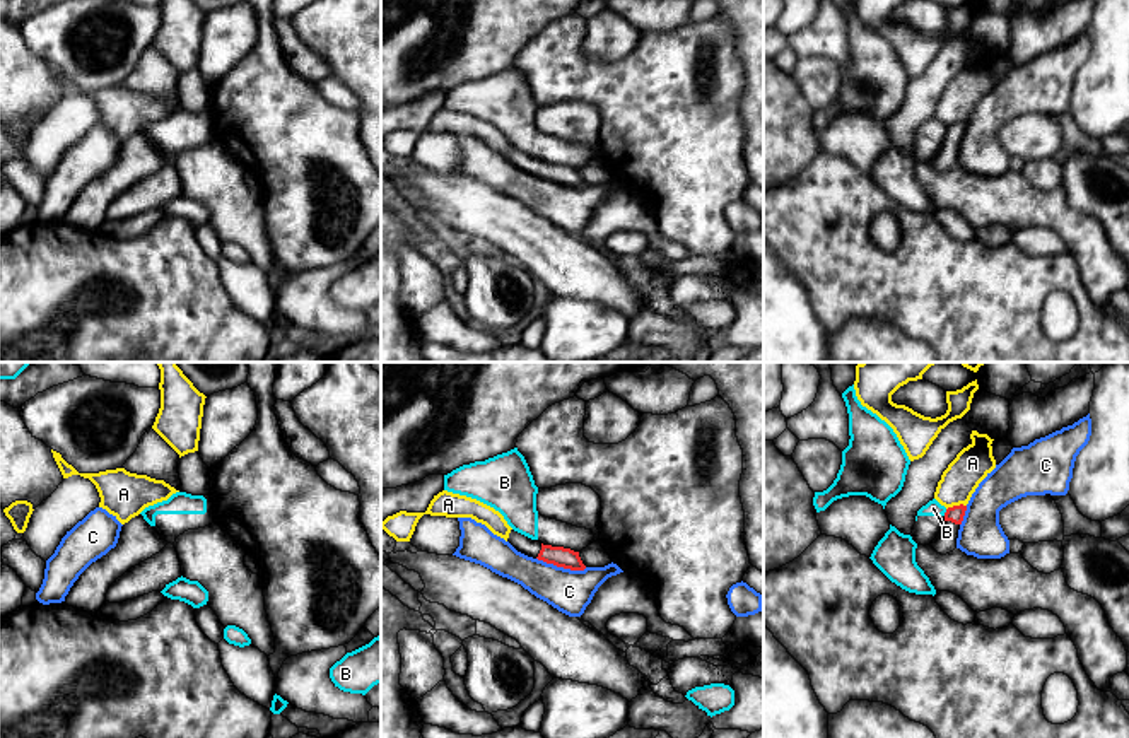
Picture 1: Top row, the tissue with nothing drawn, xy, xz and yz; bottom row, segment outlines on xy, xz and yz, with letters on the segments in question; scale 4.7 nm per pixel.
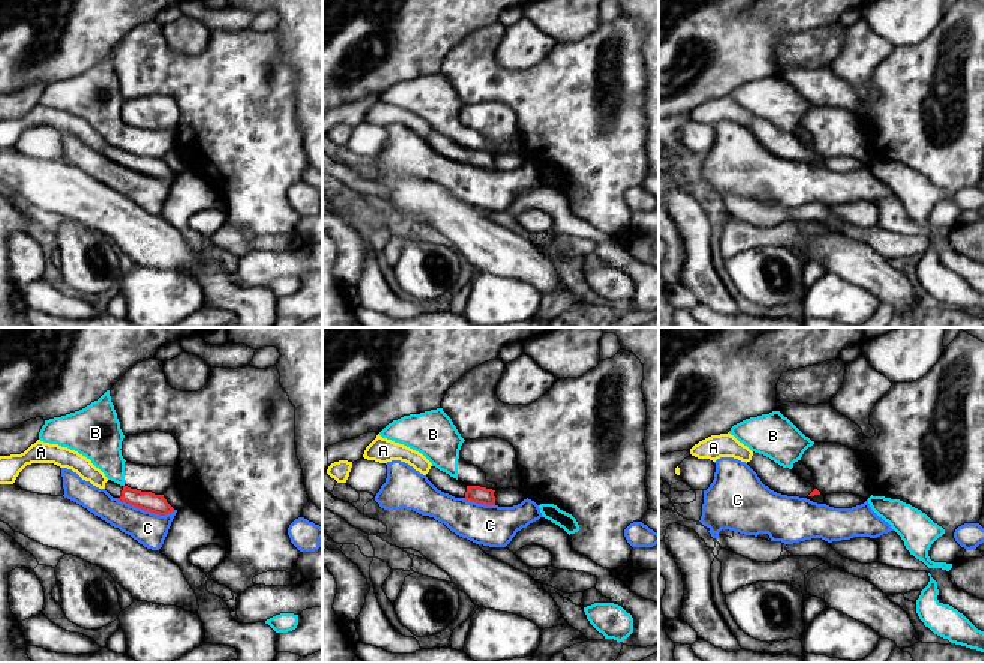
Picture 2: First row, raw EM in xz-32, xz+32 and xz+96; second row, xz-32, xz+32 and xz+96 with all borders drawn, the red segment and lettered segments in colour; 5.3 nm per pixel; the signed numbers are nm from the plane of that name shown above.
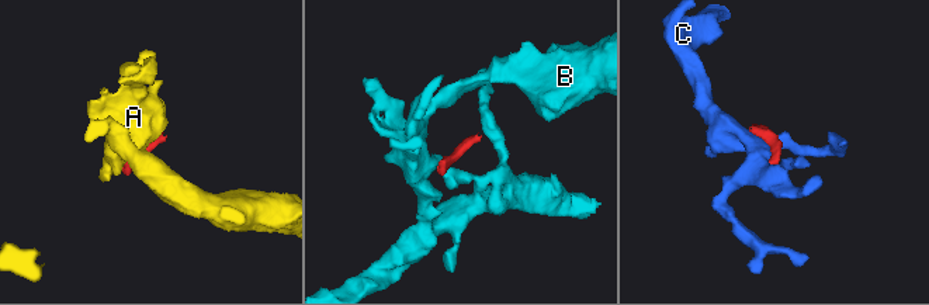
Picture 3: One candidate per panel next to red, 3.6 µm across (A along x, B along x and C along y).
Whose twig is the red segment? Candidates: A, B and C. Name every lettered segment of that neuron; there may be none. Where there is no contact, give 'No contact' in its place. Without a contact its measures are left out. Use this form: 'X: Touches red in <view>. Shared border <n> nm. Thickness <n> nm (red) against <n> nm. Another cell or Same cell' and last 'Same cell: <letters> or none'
A: Touches red in yz. Shared border 100 nm. Thickness 80 nm (red) against 170 nm. Another cell
B: Touches red in yz. Shared border 40 nm. Thickness 80 nm (red) against 80 nm. Another cell
C: Touches red in xz. Shared border 240 nm. Thickness 100 nm (red) against 200 nm. Another cell
Same cell: none

